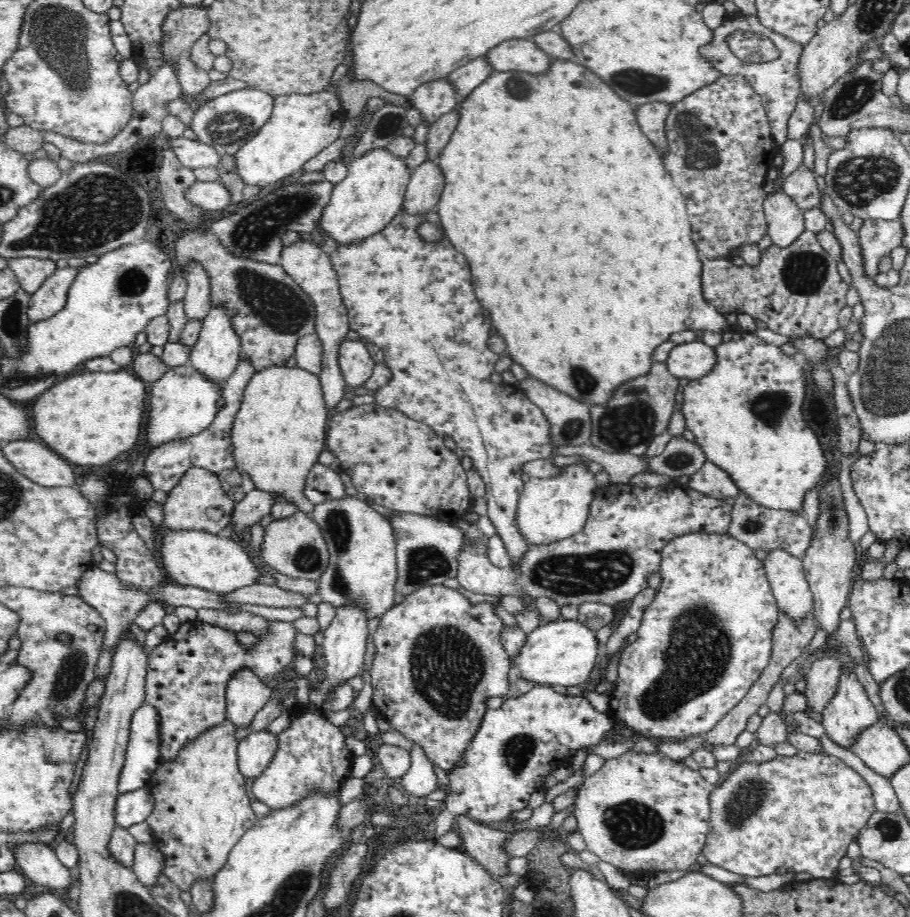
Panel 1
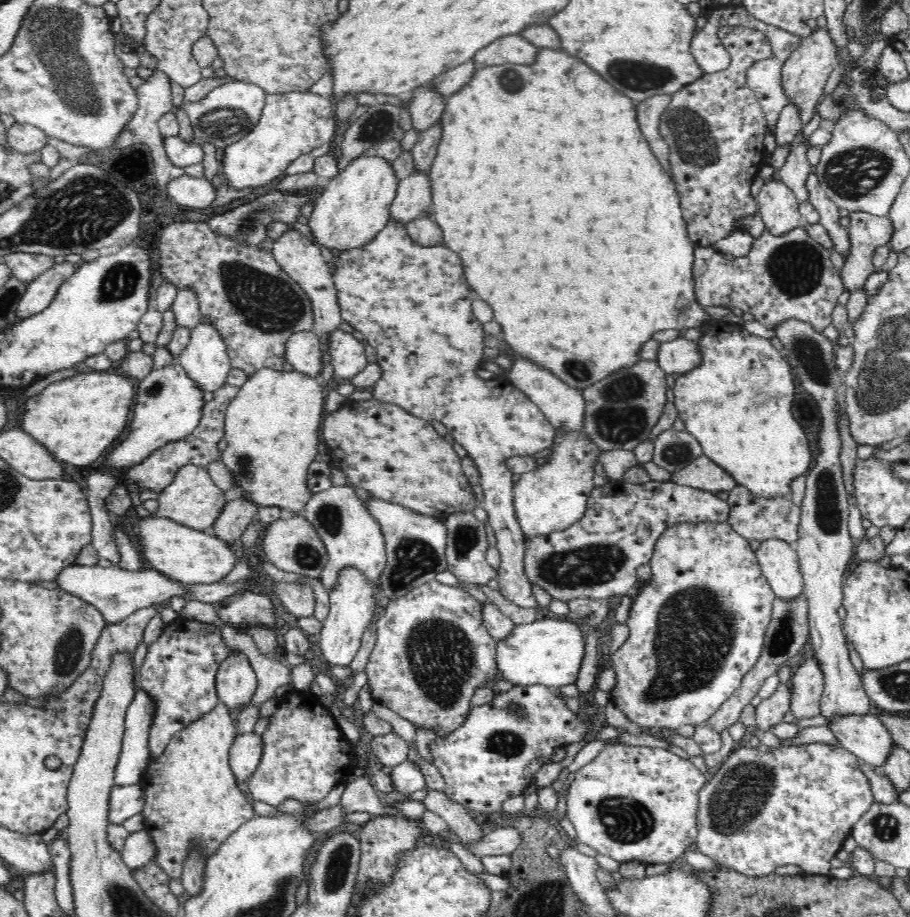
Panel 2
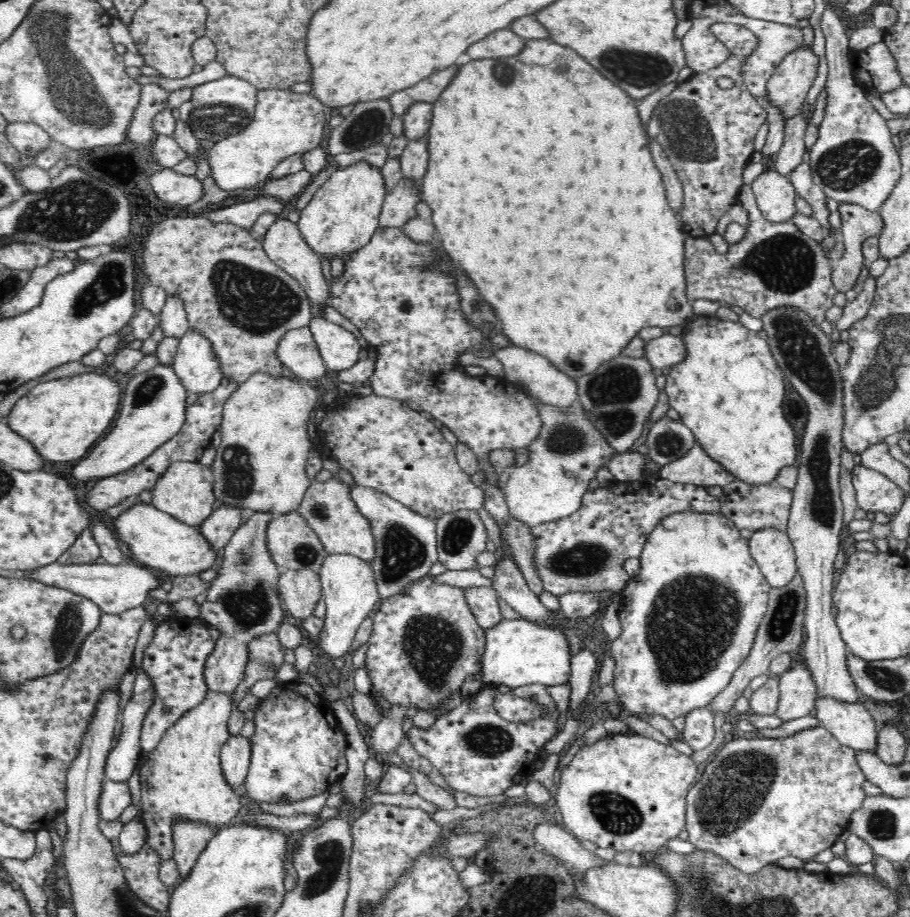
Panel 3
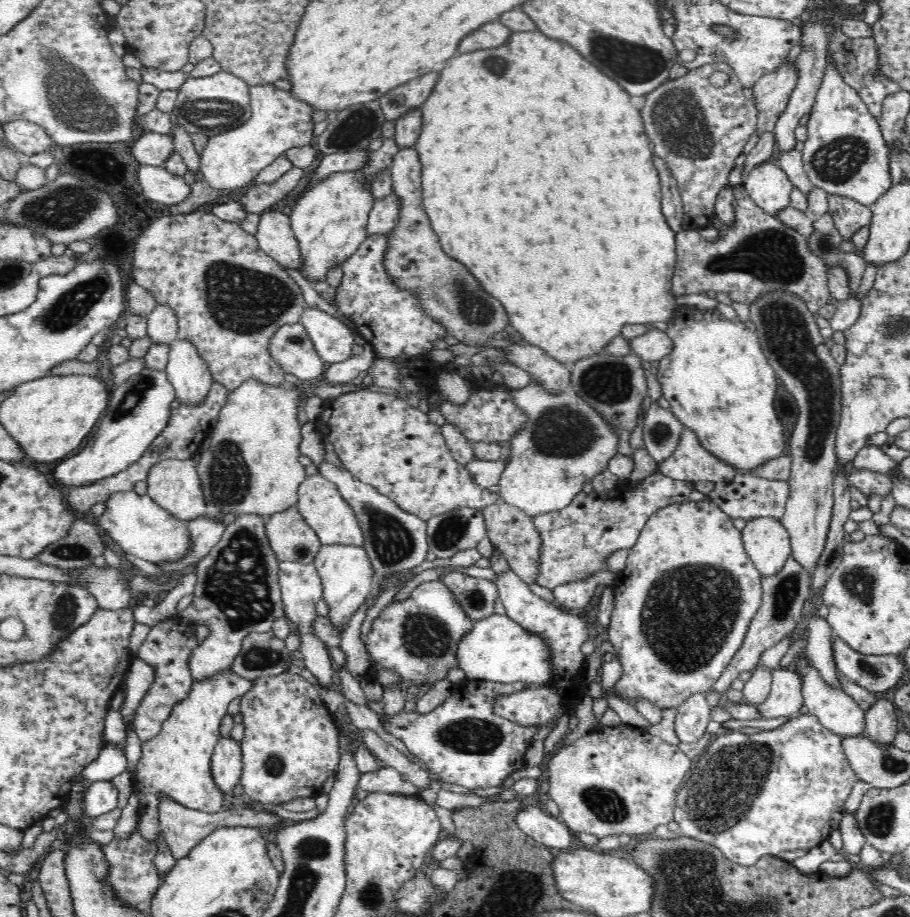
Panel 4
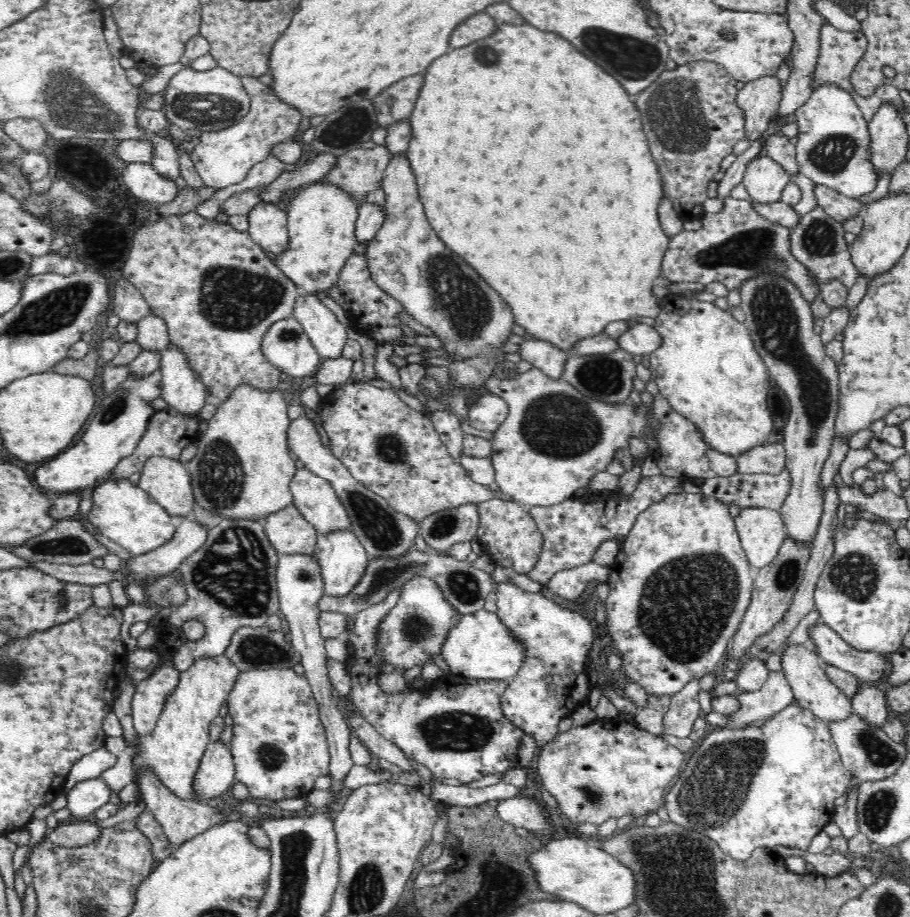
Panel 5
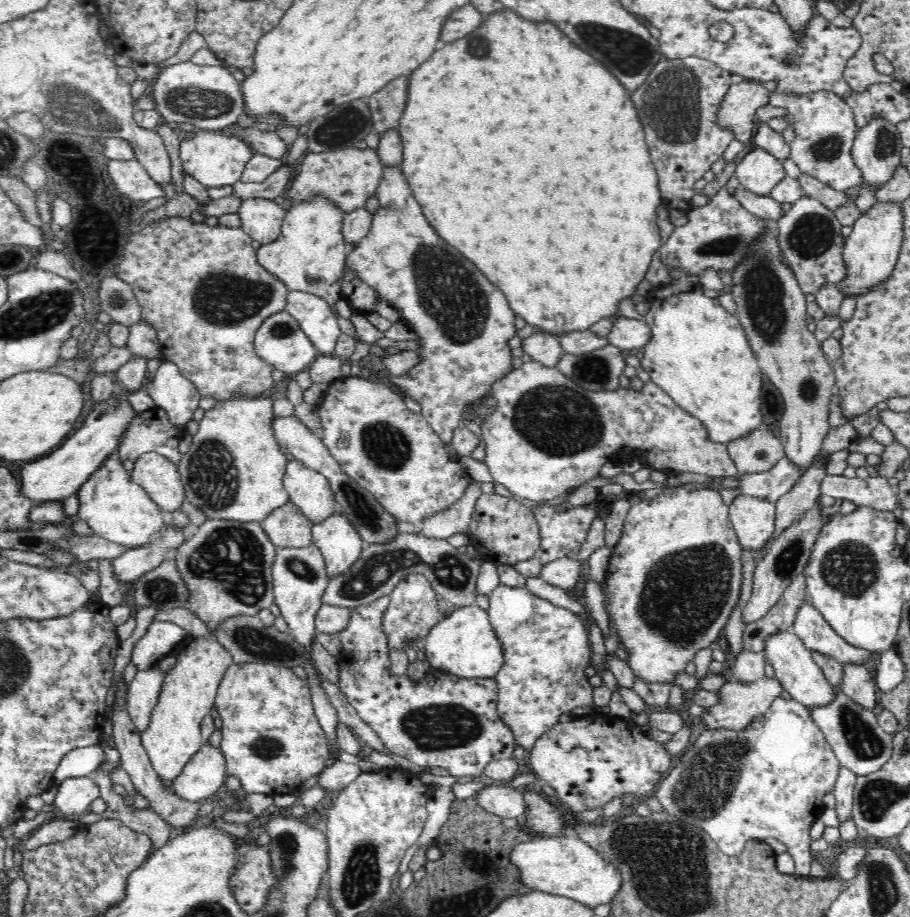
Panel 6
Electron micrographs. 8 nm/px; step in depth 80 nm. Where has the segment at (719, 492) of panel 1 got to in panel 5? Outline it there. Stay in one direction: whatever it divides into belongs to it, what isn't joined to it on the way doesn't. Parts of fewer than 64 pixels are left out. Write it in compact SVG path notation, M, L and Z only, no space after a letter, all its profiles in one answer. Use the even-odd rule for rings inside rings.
M663 396L654 400L654 414L660 420L661 427L657 430L660 450L653 457L658 462L661 474L677 479L695 480L696 478L729 477L739 472L736 458L713 450L704 442L703 435L695 423L689 422L675 412Z

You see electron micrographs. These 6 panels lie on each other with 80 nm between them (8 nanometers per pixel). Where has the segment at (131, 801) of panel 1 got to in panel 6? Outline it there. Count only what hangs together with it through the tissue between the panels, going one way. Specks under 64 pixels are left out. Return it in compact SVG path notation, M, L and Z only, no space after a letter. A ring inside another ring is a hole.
M93 777L66 779L57 787L58 792L53 802L64 817L72 819L90 812L90 805L101 797L100 787Z

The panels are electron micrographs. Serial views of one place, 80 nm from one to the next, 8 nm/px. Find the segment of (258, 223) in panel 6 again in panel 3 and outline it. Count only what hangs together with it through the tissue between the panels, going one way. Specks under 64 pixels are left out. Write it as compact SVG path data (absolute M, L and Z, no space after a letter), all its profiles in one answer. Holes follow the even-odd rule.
M278 217L278 222L274 224L267 234L260 238L267 255L292 278L300 283L304 292L308 295L309 301L314 309L312 313L314 316L326 318L326 307L331 300L331 283L322 273L322 257L317 256L312 249L309 248L308 243L301 236L300 229L297 225L290 222L288 219Z

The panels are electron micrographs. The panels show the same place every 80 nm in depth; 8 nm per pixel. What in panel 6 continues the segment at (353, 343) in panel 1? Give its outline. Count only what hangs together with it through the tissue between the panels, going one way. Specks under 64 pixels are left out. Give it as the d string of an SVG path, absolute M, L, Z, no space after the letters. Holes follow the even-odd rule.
M306 291L287 294L286 310L299 322L318 354L335 356L335 346L343 333L338 317L326 300Z

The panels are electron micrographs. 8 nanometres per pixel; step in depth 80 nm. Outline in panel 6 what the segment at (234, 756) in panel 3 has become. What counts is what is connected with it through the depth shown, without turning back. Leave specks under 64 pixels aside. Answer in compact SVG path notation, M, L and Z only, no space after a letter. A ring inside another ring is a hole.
M206 741L170 787L182 798L198 803L214 796L228 776L223 754Z

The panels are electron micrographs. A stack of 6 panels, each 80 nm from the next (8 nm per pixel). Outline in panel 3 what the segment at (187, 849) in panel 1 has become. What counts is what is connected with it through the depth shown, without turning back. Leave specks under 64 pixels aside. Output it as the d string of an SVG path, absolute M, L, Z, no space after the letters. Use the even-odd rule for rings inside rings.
M206 691L202 702L181 715L153 751L142 755L138 766L141 822L145 826L147 846L152 847L163 862L175 862L173 826L176 823L204 823L216 834L234 825L240 815L244 816L247 800L234 793L220 762L221 748L231 736L227 722L232 709L232 693Z

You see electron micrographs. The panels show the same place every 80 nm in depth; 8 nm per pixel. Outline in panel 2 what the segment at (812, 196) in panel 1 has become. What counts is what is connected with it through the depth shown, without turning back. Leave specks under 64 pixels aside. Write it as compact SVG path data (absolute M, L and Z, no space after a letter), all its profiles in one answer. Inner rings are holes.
M800 133L792 142L792 153L788 156L784 168L777 172L776 178L790 187L799 203L809 203L809 190L806 181L813 175L813 168L808 162L808 153L804 146L804 137Z

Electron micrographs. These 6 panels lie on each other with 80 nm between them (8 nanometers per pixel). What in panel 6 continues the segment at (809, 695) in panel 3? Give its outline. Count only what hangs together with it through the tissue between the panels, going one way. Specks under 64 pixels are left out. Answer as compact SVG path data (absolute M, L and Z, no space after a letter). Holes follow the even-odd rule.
M764 677L752 684L738 684L738 682L726 682L720 690L722 702L714 705L708 714L704 716L704 724L710 728L730 728L730 730L744 730L750 723L755 722L754 718L764 714L771 707L776 698L782 697L785 688L775 677Z

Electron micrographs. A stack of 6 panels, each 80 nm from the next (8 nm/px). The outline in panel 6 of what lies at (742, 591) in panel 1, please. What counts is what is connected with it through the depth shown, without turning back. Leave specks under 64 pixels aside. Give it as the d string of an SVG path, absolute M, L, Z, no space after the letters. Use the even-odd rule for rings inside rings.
M682 487L673 491L665 490L661 494L657 491L654 499L650 498L631 505L624 522L622 537L616 546L612 548L609 571L607 572L606 580L604 580L606 584L604 596L606 597L606 607L611 620L611 627L614 627L619 646L624 647L628 654L628 659L625 662L631 668L636 678L642 679L646 683L673 685L676 688L678 676L686 673L686 668L688 668L689 664L694 663L697 653L704 649L712 650L713 645L718 642L718 638L722 638L722 632L726 628L726 623L729 621L741 597L743 581L741 552L742 546L730 521L729 507L724 503L722 495L716 491L704 487L691 490Z

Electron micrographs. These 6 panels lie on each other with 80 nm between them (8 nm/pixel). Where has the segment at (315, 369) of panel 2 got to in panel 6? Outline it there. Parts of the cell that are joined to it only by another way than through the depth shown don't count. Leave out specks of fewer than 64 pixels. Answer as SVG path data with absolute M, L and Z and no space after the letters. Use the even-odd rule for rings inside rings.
M286 310L270 315L255 332L253 348L258 356L273 369L286 373L286 377L294 377L298 373L310 370L309 366L317 359L318 352L312 341L301 329L299 322Z

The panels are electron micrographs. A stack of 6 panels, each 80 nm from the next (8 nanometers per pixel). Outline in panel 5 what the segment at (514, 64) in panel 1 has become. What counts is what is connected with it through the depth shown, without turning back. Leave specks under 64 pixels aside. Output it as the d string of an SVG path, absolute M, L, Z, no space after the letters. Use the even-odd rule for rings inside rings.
M478 13L462 23L449 39L450 49L459 49L480 39L488 39L497 31L498 23L486 13Z

